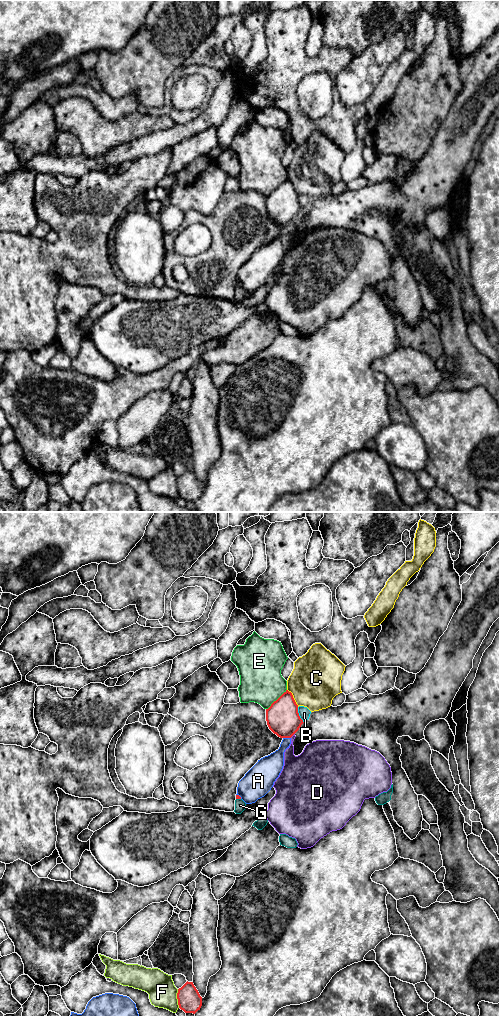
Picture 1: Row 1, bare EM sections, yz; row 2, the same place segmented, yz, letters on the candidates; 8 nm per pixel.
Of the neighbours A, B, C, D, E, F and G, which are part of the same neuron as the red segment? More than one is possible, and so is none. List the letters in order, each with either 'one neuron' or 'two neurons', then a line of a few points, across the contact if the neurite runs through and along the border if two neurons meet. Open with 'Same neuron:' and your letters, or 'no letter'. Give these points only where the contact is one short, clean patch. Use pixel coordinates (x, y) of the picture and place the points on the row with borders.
Same neuron: G
A: two neurons
B: two neurons
C: two neurons
D: two neurons | yz (294, 733), (290, 737)
E: two neurons
F: two neurons
G: one neuron | yz (237, 796), (238, 798), (240, 805)

